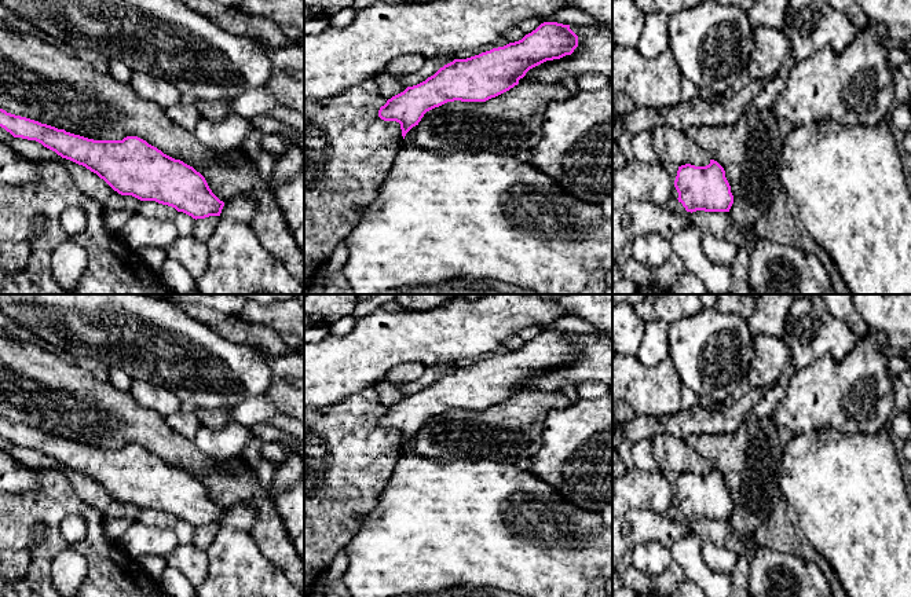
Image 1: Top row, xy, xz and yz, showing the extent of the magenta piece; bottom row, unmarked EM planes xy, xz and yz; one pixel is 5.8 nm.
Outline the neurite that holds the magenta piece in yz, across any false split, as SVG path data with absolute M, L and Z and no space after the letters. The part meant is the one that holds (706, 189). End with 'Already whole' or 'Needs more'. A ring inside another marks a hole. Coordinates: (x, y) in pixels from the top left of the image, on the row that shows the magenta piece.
M714 160L706 166L678 166L674 187L687 212L729 212L733 204L724 168Z. Already whole

